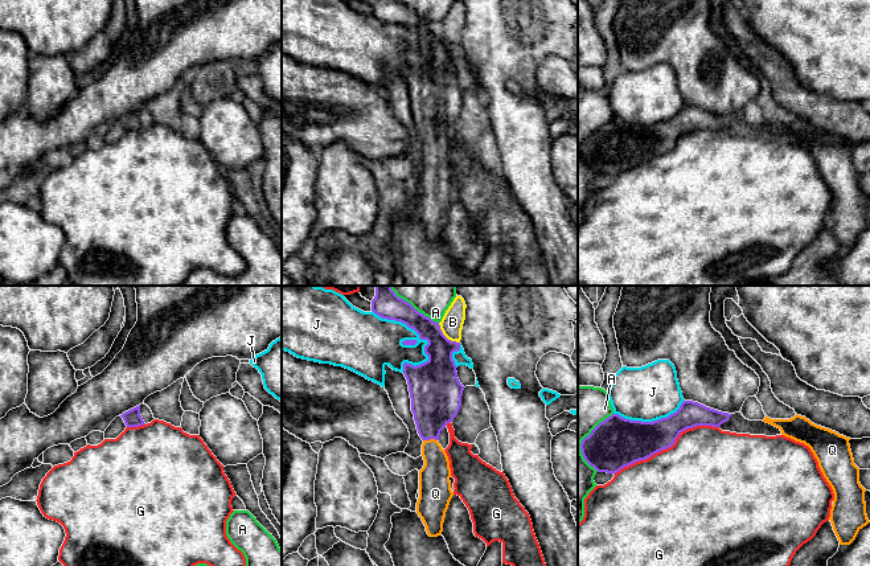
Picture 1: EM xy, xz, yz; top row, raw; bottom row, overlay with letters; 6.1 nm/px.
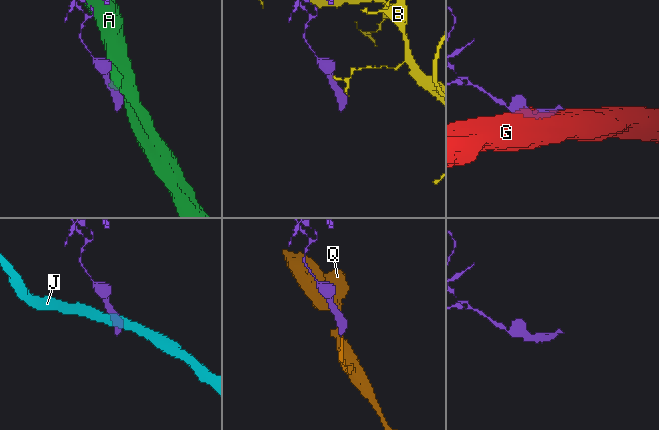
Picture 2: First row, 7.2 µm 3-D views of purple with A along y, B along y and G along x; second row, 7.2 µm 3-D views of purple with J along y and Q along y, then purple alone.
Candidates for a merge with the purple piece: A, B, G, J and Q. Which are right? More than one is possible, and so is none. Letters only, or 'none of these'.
Q

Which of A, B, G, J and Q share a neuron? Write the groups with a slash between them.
A / B / G / J / Q

